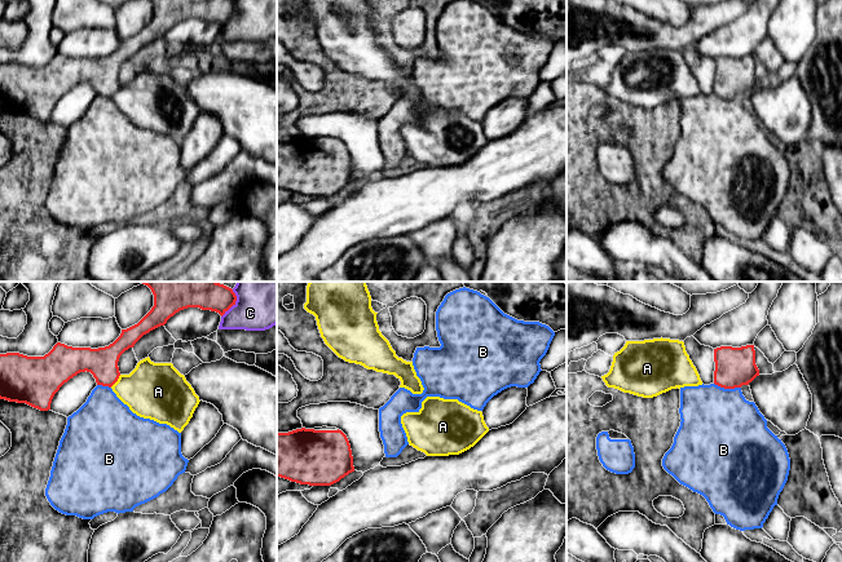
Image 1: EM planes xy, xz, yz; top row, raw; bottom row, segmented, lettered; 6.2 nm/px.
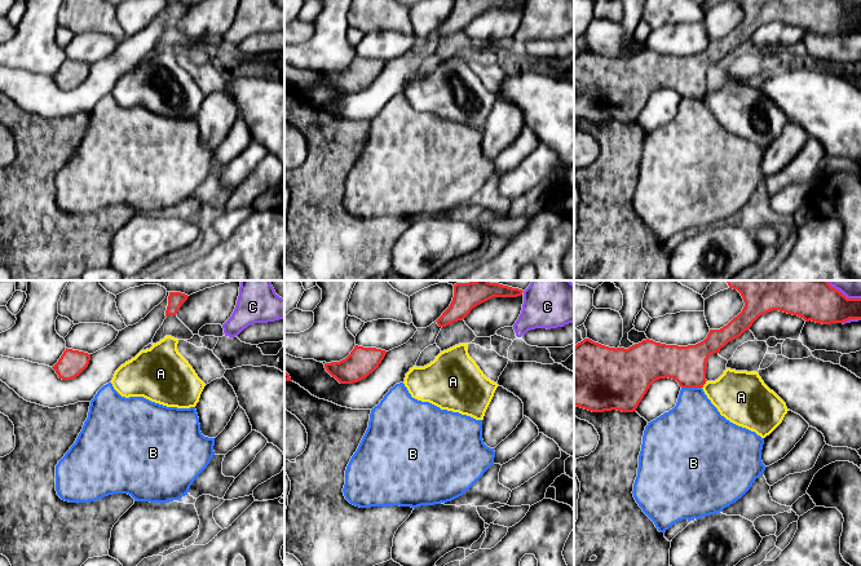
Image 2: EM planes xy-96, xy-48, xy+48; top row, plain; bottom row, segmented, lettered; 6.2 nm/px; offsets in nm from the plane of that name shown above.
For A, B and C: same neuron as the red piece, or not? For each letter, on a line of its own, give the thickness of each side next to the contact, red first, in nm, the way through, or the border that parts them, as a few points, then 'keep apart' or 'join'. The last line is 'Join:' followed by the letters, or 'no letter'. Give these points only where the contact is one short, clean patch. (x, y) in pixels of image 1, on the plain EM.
A: 190/360 nm | keep apart
B: 240/480 nm | across yz (735, 78), (728, 88), (727, 98), (719, 119), (719, 137) | join
C: 140/260 nm | keep apart
Join: B

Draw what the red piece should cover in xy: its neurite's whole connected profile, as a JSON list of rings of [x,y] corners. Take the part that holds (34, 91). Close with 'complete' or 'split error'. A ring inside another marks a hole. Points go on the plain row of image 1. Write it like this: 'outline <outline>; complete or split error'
outline [[[151,0],[154,17],[135,36],[122,40],[109,57],[72,58],[57,53],[44,67],[19,63],[0,65],[0,110],[26,114],[40,121],[50,120],[54,105],[80,83],[91,83],[97,97],[87,112],[67,128],[65,143],[53,172],[45,207],[62,225],[83,230],[107,224],[125,224],[166,203],[177,187],[185,183],[189,171],[181,164],[181,143],[167,134],[159,134],[133,124],[111,97],[118,92],[120,66],[150,41],[164,36],[180,21],[199,18],[221,27],[235,16],[233,0]]]; split error

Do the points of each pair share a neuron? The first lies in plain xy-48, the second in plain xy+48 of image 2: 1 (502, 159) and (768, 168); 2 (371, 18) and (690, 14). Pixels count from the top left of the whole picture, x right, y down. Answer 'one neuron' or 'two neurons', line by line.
1: two neurons
2: one neuron

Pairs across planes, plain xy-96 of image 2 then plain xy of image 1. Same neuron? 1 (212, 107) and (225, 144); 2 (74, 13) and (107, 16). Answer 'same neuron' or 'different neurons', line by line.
1: different neurons
2: same neuron

